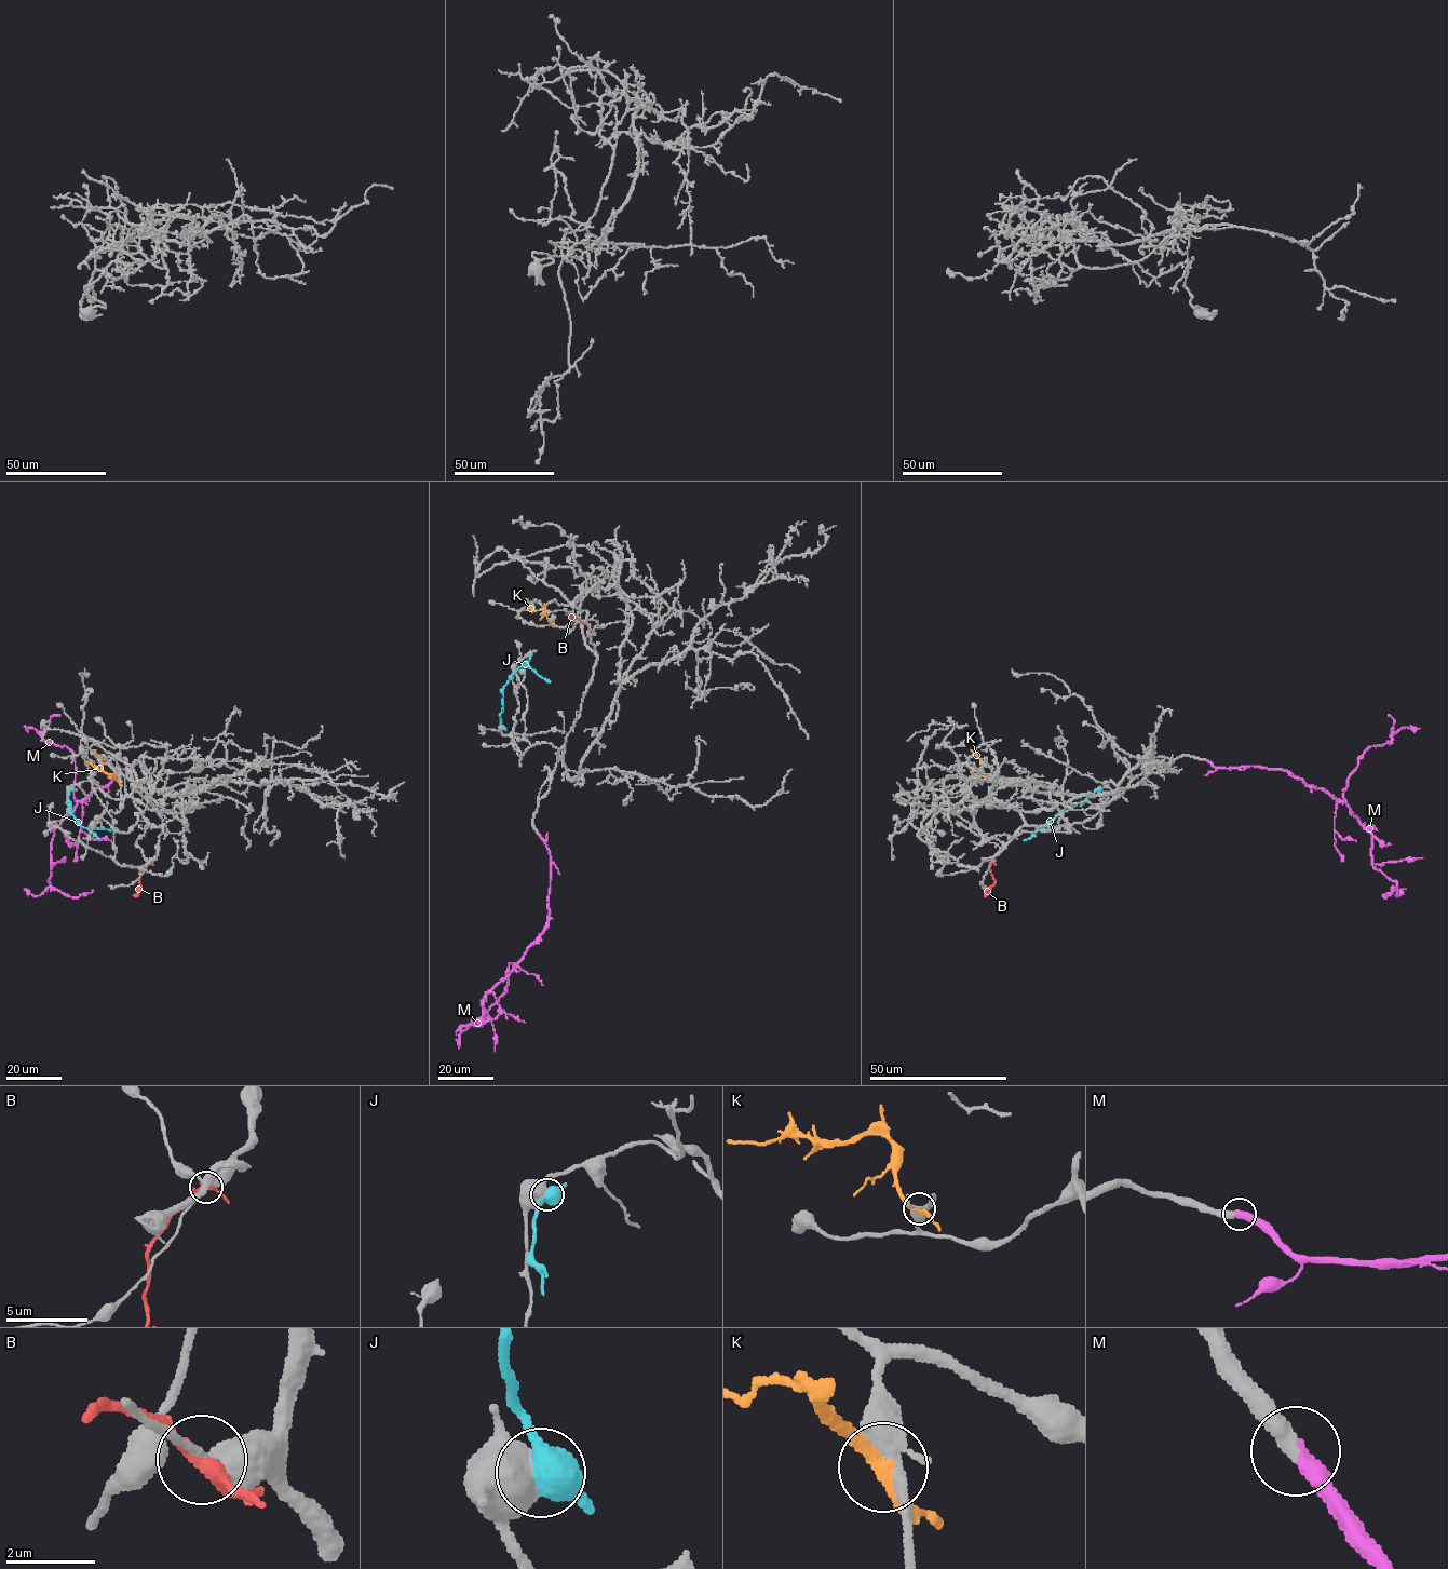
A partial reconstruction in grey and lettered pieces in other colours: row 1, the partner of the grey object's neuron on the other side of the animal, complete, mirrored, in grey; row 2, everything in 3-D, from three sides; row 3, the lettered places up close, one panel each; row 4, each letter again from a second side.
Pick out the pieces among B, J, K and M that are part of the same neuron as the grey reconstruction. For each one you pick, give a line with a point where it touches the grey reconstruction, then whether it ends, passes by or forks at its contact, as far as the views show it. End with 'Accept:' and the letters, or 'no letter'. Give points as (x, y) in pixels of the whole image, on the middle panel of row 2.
M: Touches grey at (539, 834). It ends there
Accept: M

